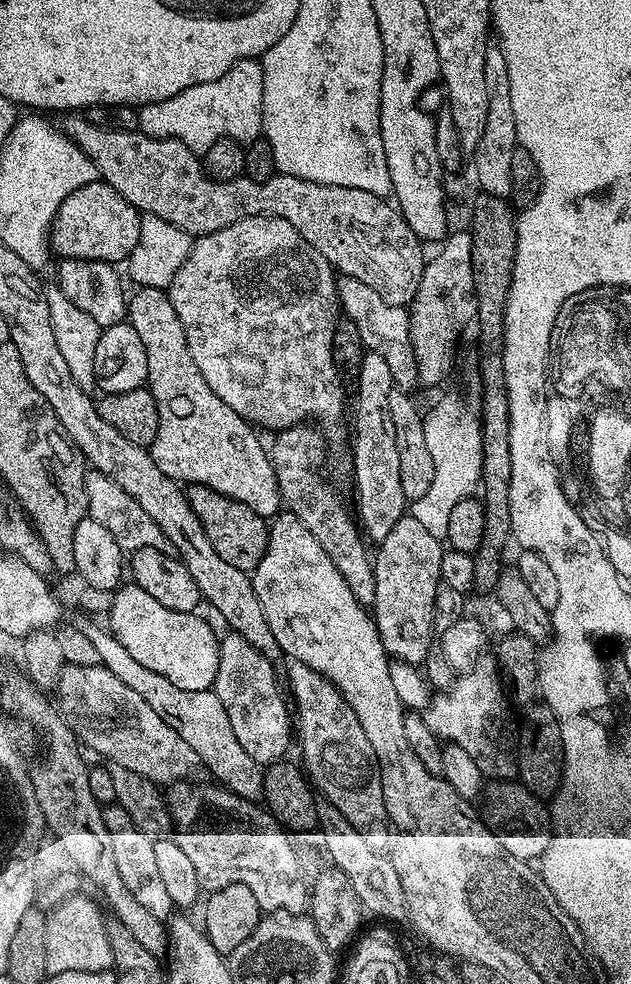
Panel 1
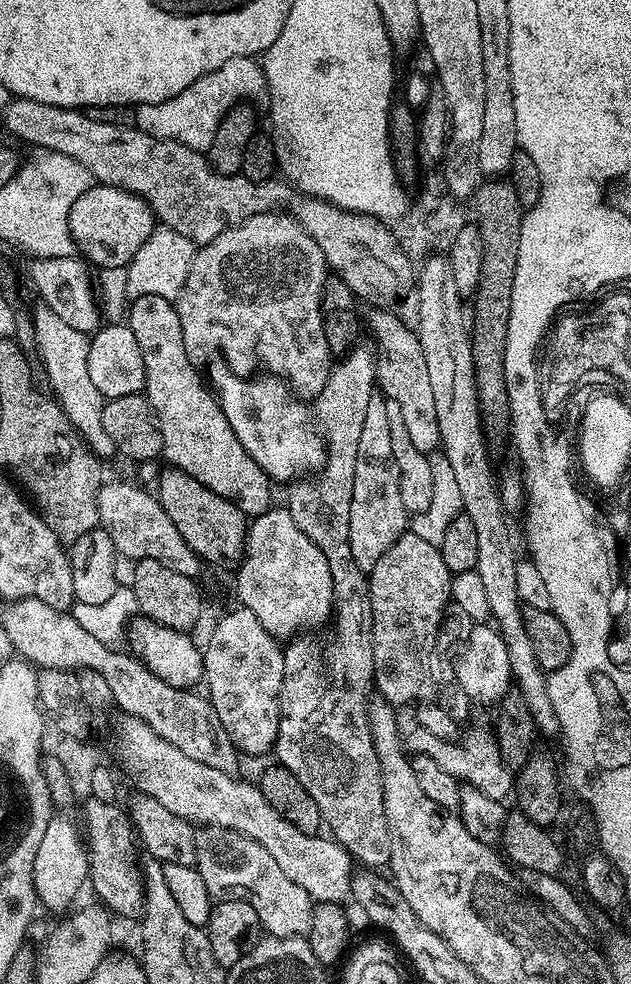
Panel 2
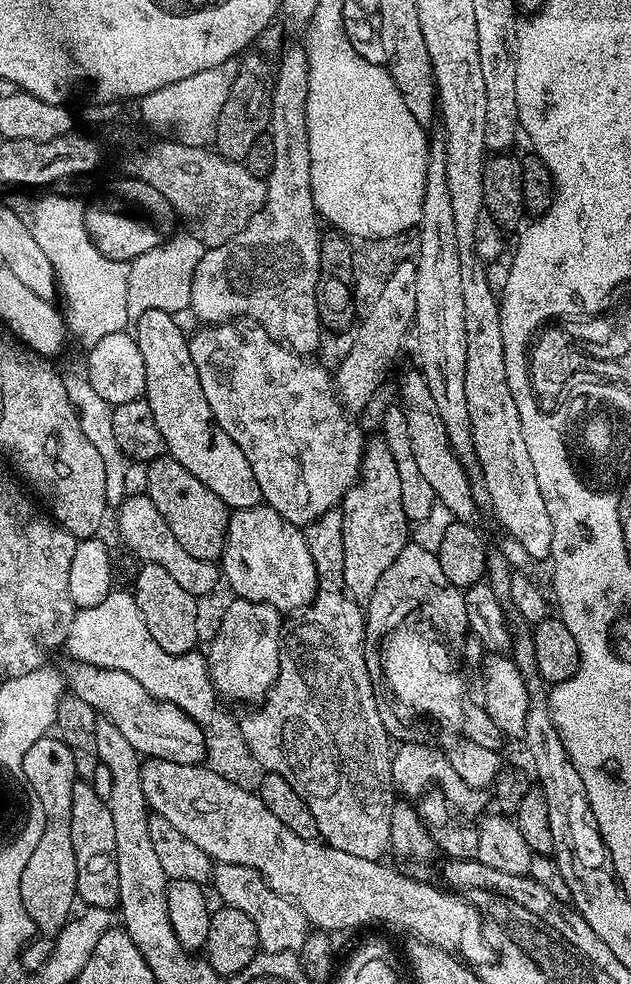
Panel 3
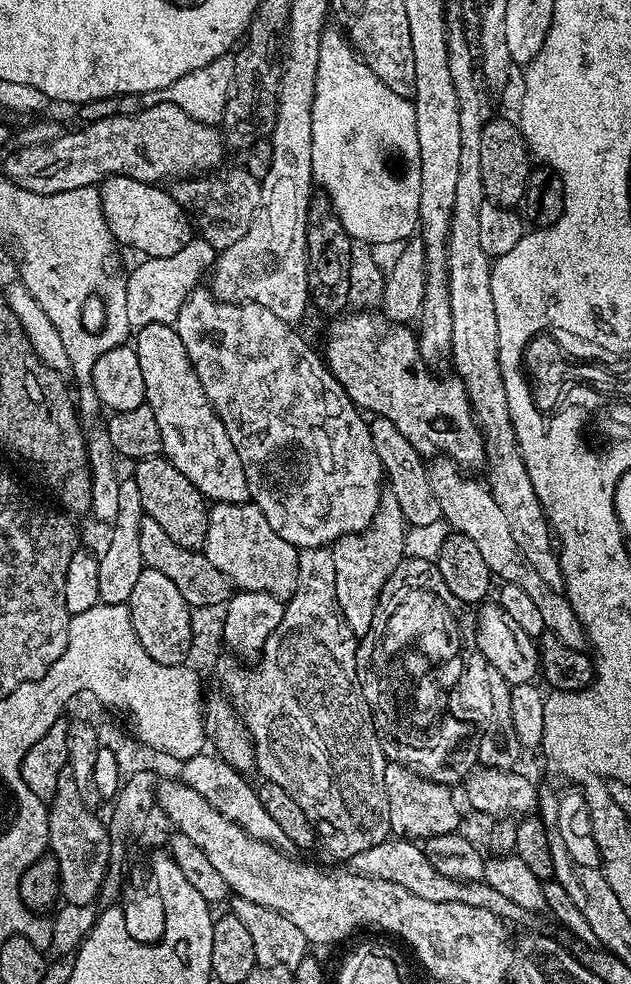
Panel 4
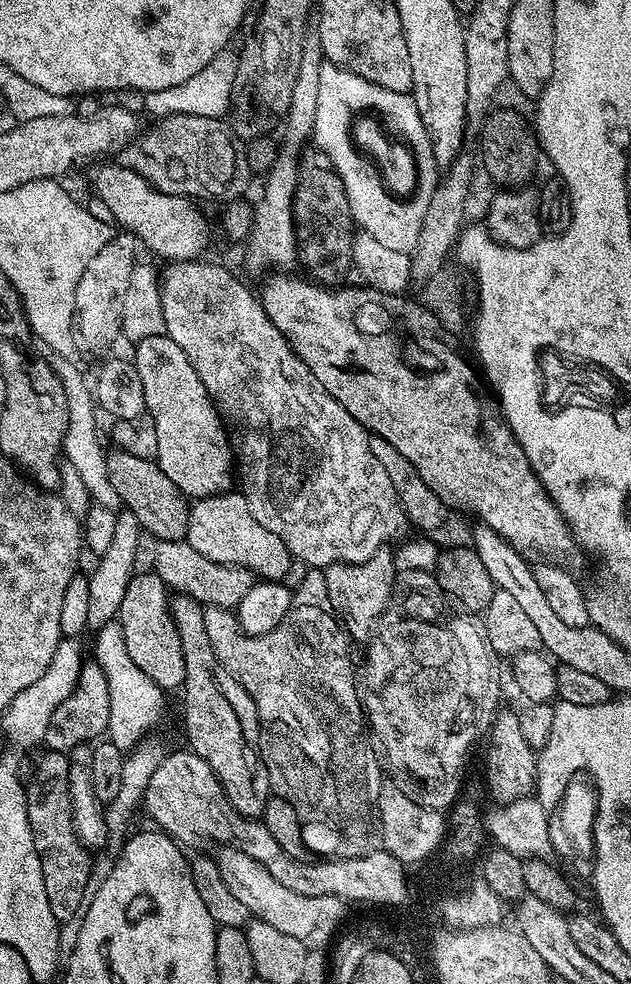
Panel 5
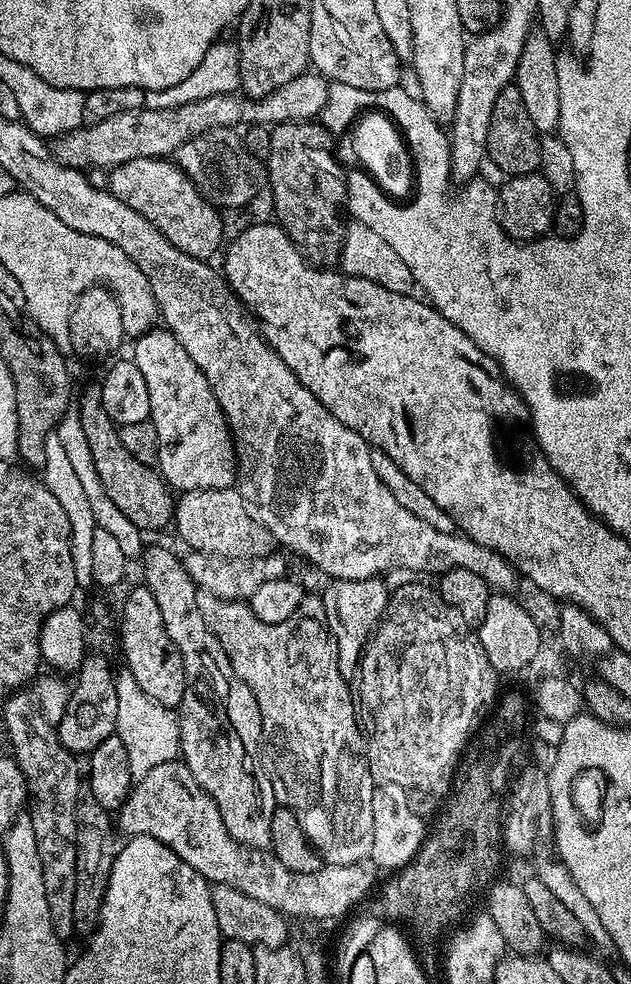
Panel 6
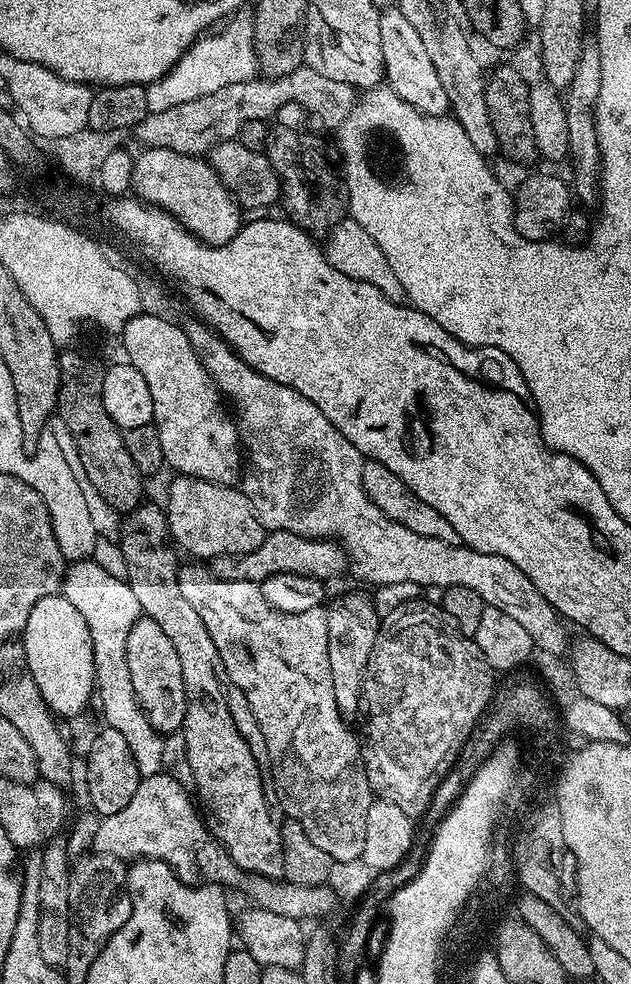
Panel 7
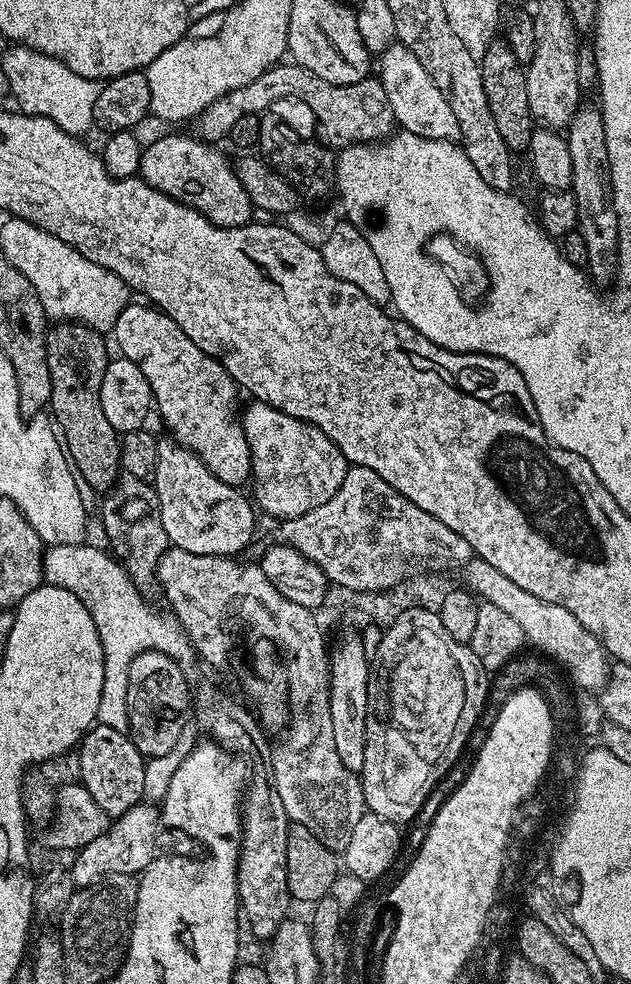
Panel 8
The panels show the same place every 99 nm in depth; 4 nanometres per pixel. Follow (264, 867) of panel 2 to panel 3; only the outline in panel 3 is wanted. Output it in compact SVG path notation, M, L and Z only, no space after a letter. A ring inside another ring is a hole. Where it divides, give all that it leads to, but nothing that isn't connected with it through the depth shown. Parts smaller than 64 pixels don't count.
M217 863L210 884L211 887L216 887L217 894L224 899L221 901L227 907L242 910L242 914L248 915L250 922L254 922L263 951L299 953L310 931L308 920L299 904L286 896L279 896L262 876L252 868L243 868L240 864Z

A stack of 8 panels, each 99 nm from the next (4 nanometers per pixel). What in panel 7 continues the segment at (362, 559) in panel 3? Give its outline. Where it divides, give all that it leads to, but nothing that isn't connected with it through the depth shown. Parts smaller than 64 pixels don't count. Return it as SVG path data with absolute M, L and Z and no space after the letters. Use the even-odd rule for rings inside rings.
M348 590L331 601L332 608L327 609L328 613L328 657L330 658L330 678L334 686L334 702L338 702L338 710L344 719L352 722L360 712L360 689L364 686L364 671L370 662L370 654L374 650L376 635L380 629L381 618L376 613L373 604L373 597L360 592Z

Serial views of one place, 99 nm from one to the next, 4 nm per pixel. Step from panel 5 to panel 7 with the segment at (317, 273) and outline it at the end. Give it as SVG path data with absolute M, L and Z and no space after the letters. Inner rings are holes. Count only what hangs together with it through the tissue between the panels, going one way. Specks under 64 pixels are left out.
M284 124L277 128L269 127L264 152L280 179L283 215L303 232L313 238L327 237L340 222L350 216L348 189L341 173L337 169L335 172L318 153L311 152L294 129L287 128Z

